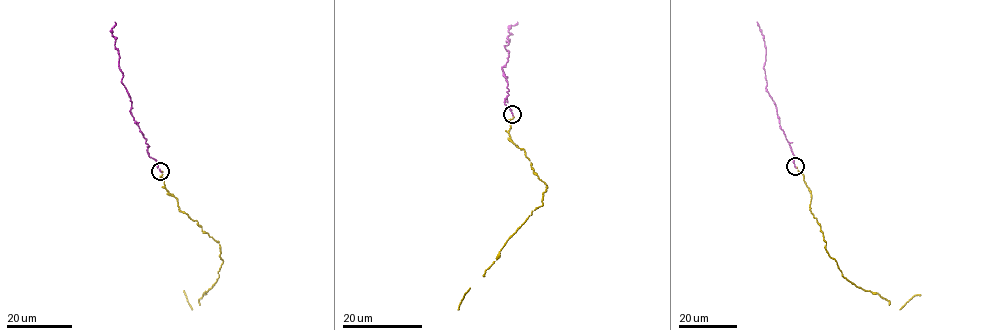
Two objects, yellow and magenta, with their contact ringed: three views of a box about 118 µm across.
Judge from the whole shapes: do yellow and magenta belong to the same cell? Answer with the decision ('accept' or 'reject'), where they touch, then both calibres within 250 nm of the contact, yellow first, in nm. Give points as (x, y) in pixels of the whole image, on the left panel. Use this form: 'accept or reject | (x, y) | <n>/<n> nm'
accept | (160, 171) | 260/200 nm

